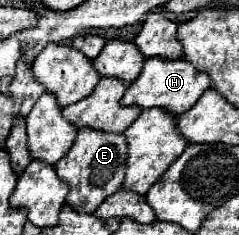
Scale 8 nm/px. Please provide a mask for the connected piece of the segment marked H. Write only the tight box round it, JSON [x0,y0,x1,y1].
[120,58,208,114]

